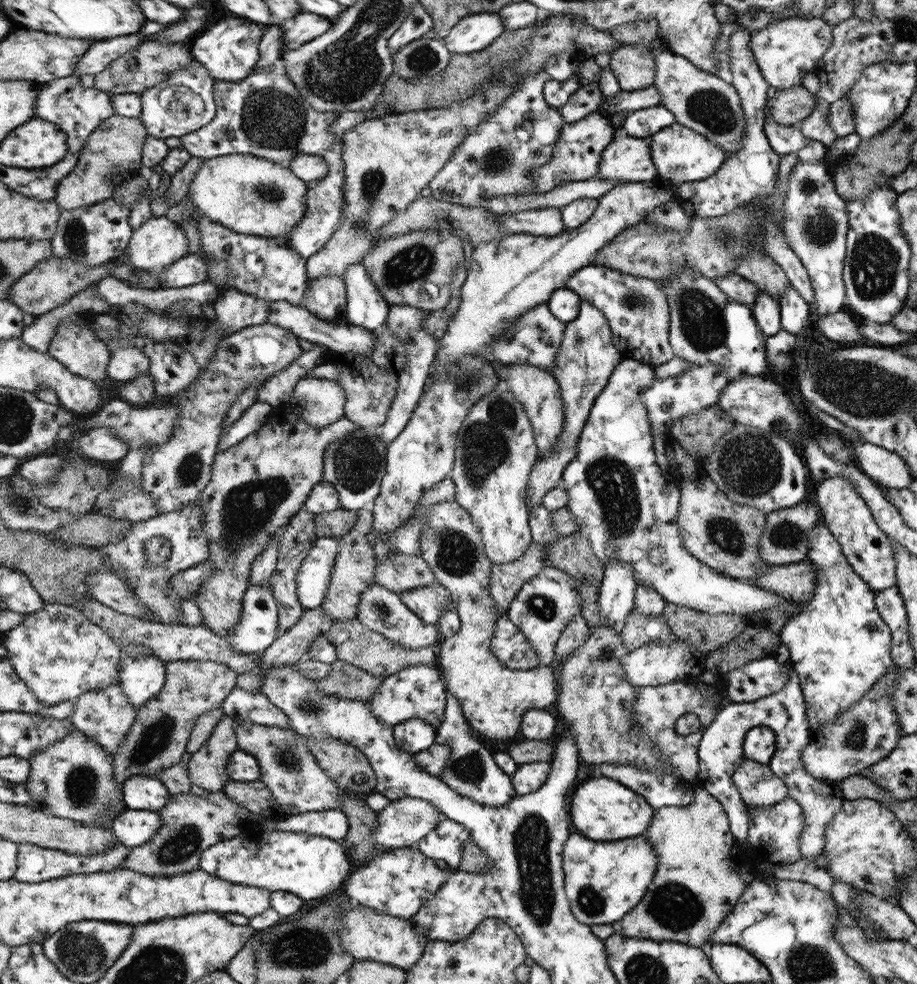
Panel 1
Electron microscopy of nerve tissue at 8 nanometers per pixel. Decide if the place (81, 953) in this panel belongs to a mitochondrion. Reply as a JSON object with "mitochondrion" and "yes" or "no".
{"mitochondrion":"yes"}

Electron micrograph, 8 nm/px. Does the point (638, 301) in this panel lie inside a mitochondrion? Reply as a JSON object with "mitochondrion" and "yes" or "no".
{"mitochondrion":"yes"}

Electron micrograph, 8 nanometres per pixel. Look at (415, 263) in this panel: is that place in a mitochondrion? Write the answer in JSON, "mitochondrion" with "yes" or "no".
{"mitochondrion":"yes"}

